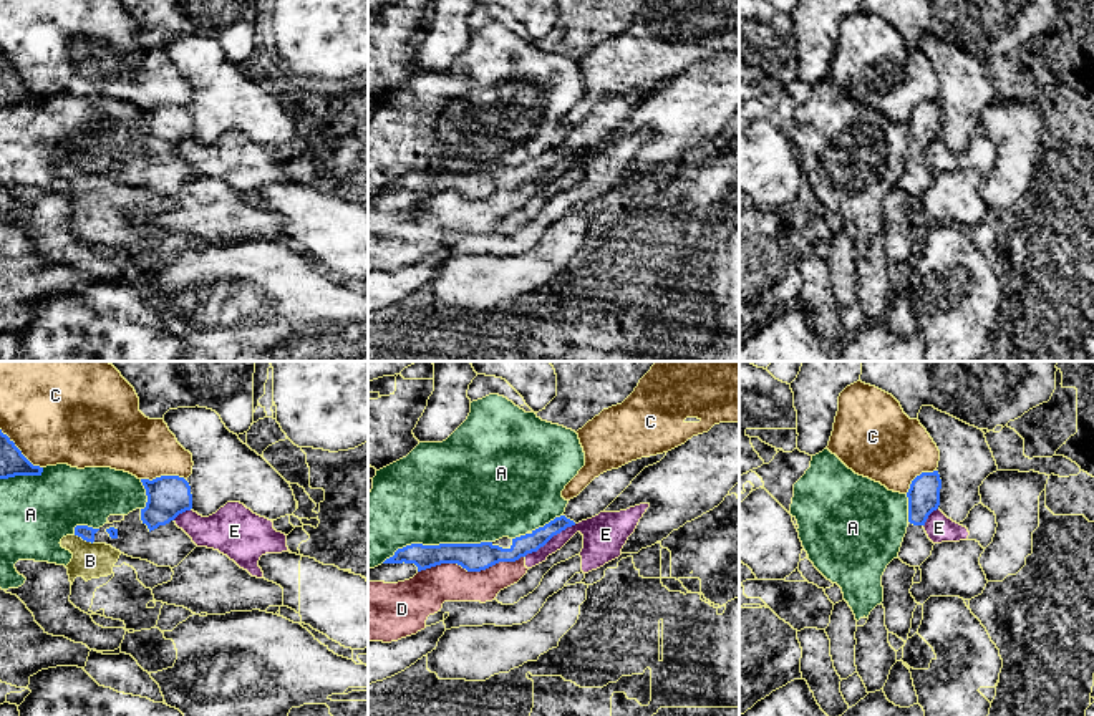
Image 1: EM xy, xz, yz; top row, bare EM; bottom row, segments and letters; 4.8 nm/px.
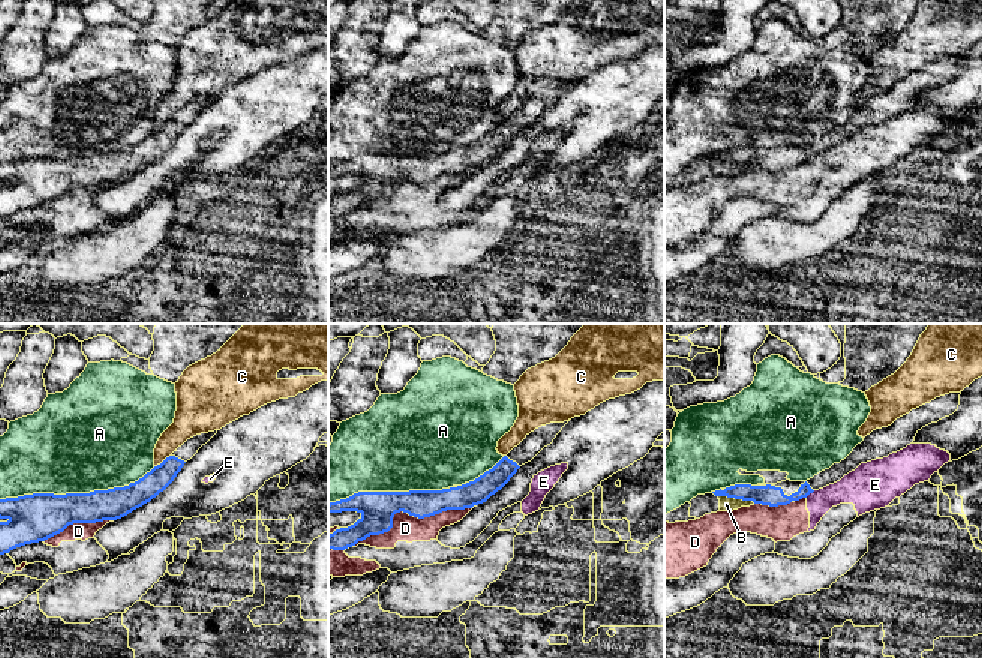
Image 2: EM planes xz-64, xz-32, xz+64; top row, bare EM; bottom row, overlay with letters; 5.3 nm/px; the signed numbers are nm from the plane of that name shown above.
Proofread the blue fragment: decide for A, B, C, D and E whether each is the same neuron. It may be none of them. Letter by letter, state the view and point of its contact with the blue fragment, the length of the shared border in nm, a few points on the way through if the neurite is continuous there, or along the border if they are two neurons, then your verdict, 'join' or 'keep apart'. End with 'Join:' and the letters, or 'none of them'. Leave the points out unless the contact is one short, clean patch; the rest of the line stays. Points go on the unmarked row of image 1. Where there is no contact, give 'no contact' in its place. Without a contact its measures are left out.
A: meets blue in xz at (436, 174); contact 550 nm long; keep apart
B: meets blue in xy at (83, 168); contact 100 nm long; border along xy (75, 163), (91, 173); keep apart
C: meets blue in xy at (163, 105); contact 220 nm long; keep apart
D: meets blue in xz at (471, 199); contact 550 nm long; keep apart
E: meets blue in xz at (549, 168); contact 300 nm long; border along xz (576, 153), (554, 163), (536, 179), (524, 184); keep apart
Join: none of them

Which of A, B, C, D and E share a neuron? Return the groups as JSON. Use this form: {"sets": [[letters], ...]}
{"sets": [["A"], ["B"], ["C"], ["D", "E"]]}

